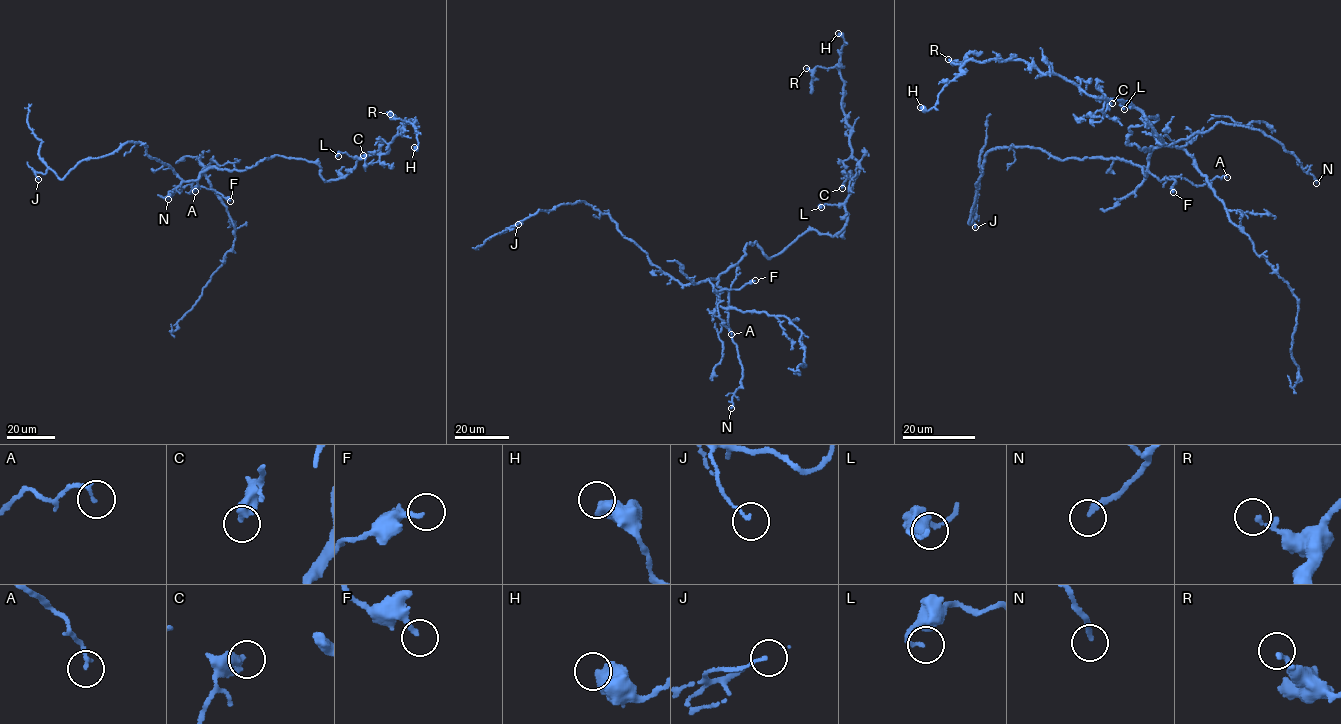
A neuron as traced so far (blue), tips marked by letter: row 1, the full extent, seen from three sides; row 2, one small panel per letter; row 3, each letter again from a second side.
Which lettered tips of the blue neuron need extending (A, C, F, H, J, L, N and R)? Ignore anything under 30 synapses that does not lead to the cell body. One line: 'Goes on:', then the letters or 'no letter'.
Goes on: no letter

